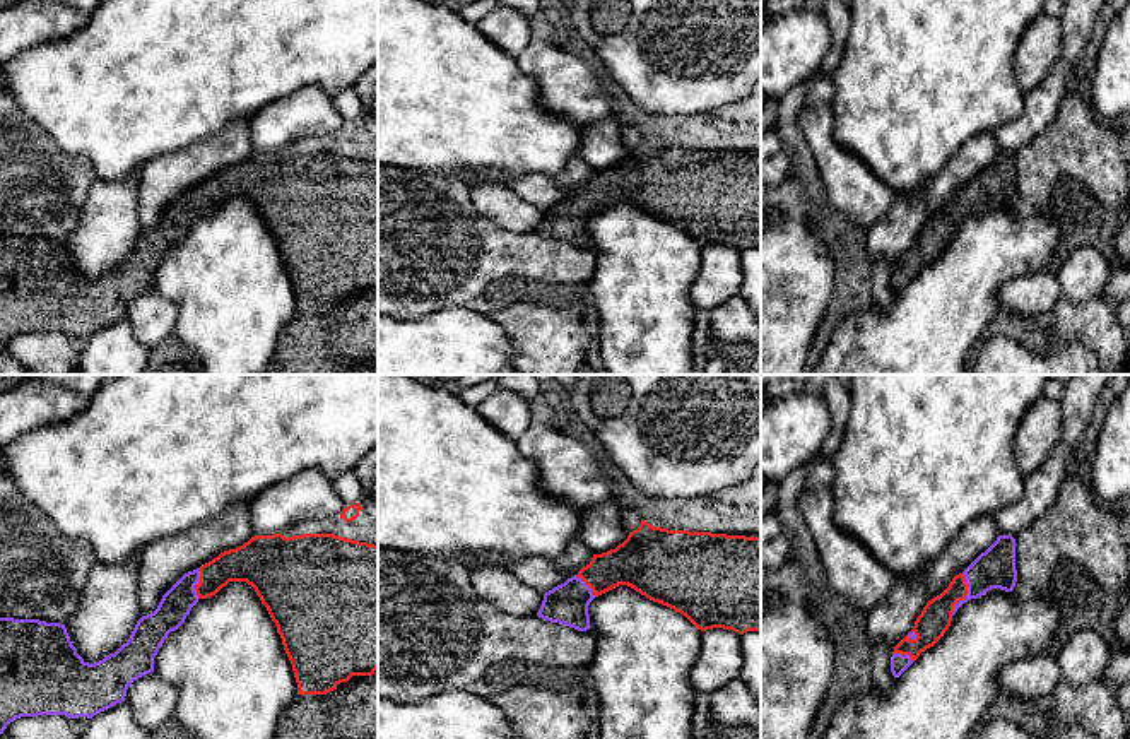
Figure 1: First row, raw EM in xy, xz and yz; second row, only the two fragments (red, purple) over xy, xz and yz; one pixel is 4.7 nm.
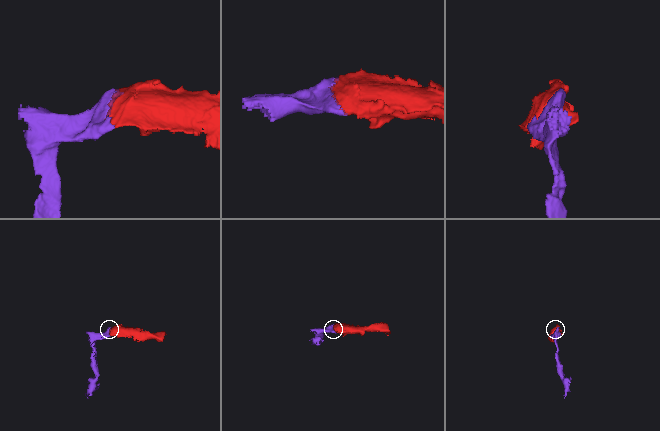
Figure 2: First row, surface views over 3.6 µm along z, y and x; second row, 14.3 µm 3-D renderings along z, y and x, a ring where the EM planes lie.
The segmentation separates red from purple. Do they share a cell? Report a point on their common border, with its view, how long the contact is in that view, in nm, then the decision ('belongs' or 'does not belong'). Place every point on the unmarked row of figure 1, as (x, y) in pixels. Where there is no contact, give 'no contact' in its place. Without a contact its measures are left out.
meets red in yz at (966, 211); contact 200 nm long; belongs

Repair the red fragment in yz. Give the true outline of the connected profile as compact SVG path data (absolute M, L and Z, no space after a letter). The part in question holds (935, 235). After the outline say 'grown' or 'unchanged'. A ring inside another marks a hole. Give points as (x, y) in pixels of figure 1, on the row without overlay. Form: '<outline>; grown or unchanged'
M998 152L949 204L927 219L913 246L894 263L891 289L899 294L927 265L933 263L949 246L952 233L968 217L992 205L1012 209L1017 198L1015 156Z; grown

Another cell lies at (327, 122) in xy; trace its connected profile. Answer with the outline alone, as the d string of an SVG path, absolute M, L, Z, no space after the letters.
M303 87L250 120L253 154L280 151L309 135L333 133L340 125L332 98L320 87Z

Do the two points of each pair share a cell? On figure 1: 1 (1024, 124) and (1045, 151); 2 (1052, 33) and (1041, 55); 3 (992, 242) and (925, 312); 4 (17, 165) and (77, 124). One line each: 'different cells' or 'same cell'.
1: different cells
2: same cell
3: same cell
4: different cells

